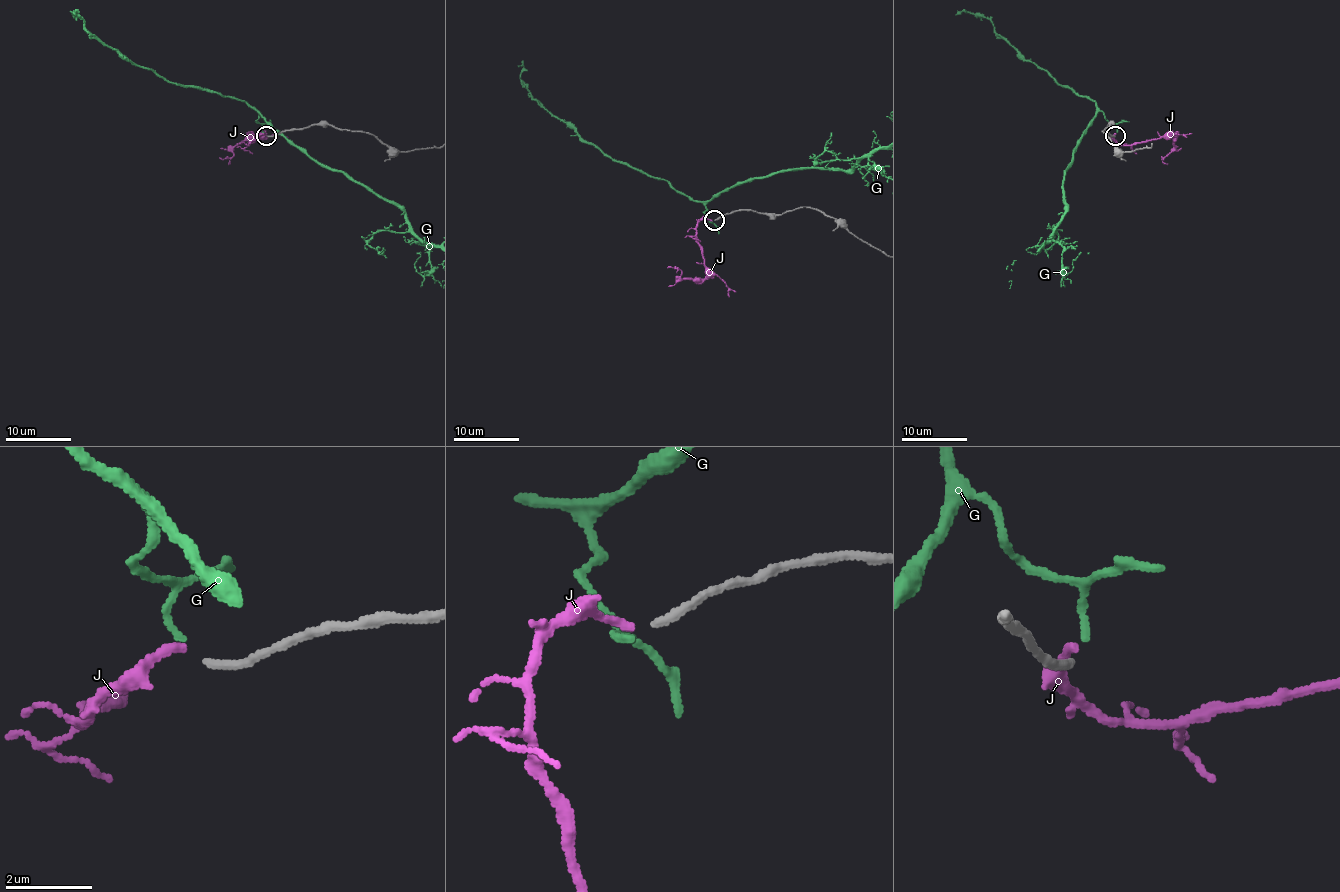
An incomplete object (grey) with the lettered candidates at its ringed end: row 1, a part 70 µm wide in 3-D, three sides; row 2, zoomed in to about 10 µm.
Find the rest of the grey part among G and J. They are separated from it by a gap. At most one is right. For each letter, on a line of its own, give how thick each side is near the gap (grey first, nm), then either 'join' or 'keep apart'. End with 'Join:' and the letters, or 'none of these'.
G: 190 nm thick on the grey side, 160 nm on the other; keep apart
J: 190 nm thick on the grey side, 180 nm on the other; keep apart
Join: none of these

